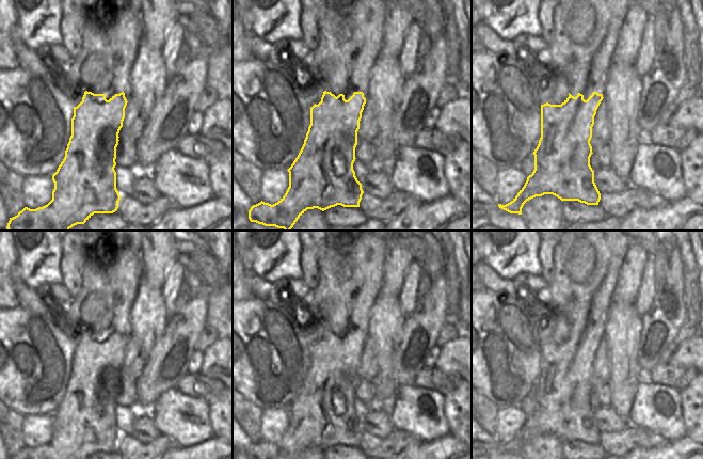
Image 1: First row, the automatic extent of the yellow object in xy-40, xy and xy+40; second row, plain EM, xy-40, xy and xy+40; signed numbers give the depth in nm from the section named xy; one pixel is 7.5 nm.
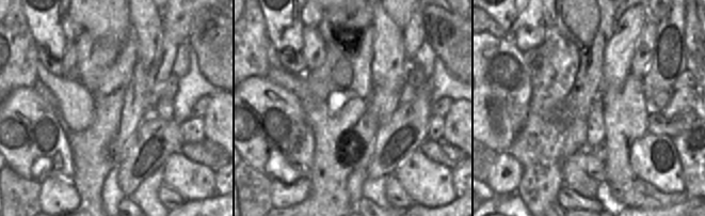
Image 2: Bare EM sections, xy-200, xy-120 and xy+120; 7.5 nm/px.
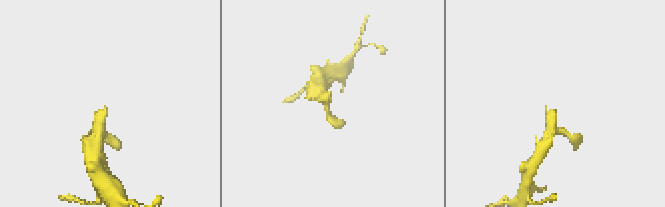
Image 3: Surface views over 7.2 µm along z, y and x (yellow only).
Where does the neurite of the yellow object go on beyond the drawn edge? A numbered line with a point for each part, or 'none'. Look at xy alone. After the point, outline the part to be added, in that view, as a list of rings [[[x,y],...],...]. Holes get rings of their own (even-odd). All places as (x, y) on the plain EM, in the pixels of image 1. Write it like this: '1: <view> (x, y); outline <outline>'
1: xy (350, 264); outline [[[327,231],[327,238],[316,248],[319,249],[317,255],[319,283],[314,290],[310,290],[308,306],[302,312],[300,323],[309,322],[314,328],[319,328],[319,338],[316,344],[321,341],[324,330],[331,331],[336,336],[339,333],[343,333],[346,339],[348,339],[354,331],[363,331],[367,339],[370,308],[379,296],[383,281],[387,239],[378,237],[370,231]]]

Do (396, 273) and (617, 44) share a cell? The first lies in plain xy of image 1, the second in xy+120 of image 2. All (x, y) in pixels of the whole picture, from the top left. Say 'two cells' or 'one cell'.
one cell

